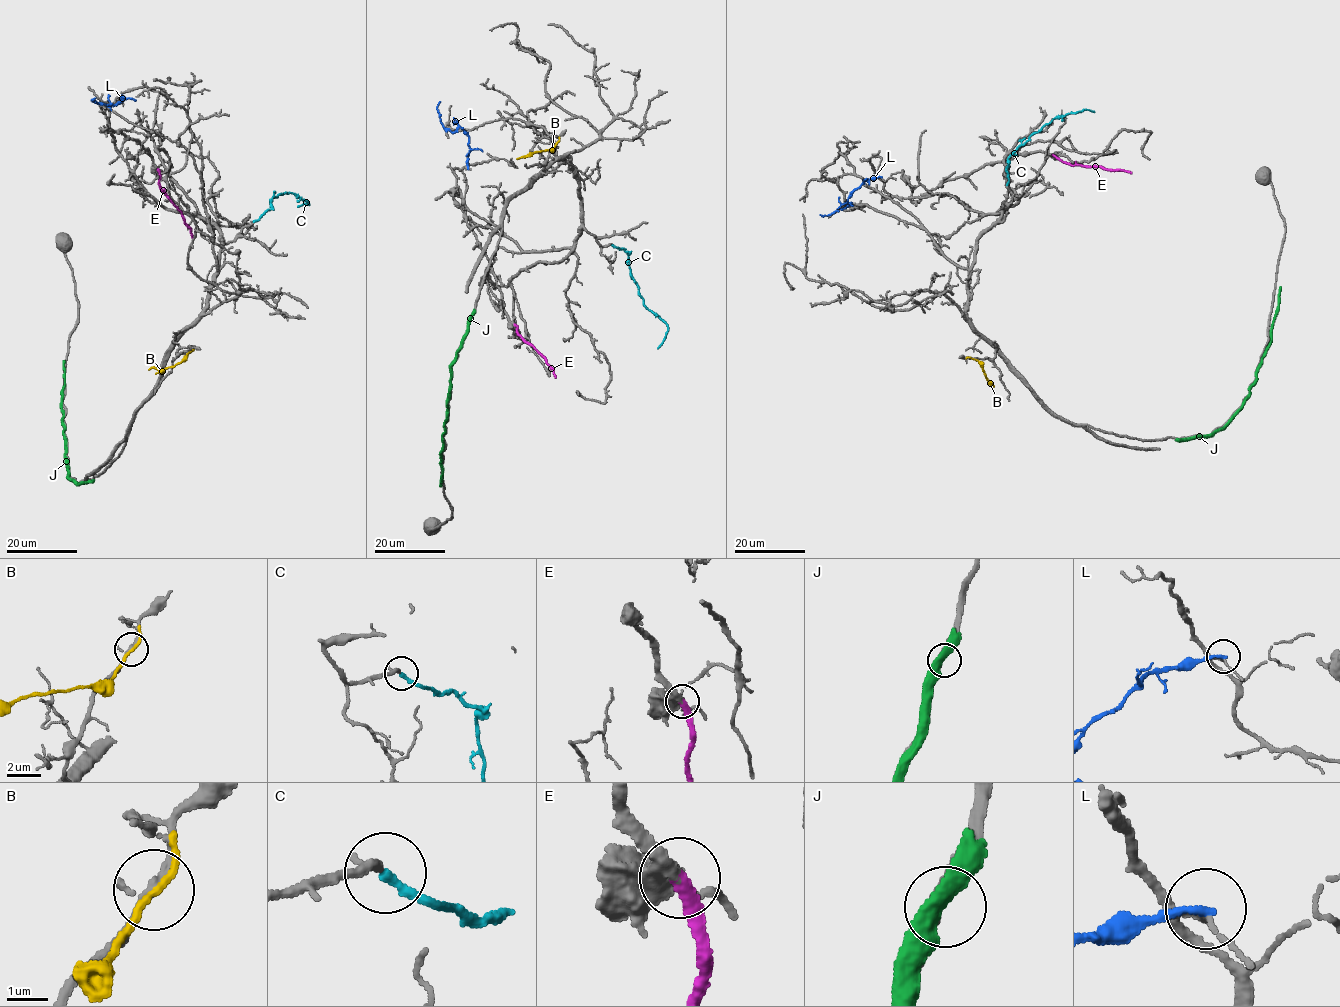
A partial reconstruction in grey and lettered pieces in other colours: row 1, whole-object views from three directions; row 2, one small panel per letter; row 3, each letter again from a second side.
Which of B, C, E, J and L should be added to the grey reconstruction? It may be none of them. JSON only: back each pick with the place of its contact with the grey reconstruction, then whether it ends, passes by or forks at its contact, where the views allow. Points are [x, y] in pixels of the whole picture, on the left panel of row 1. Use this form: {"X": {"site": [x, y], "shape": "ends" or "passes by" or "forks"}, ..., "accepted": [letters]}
{"C": {"site": [254, 221], "shape": "ends"}, "E": {"site": [158, 169], "shape": "ends"}, "accepted": ["C", "E"]}

